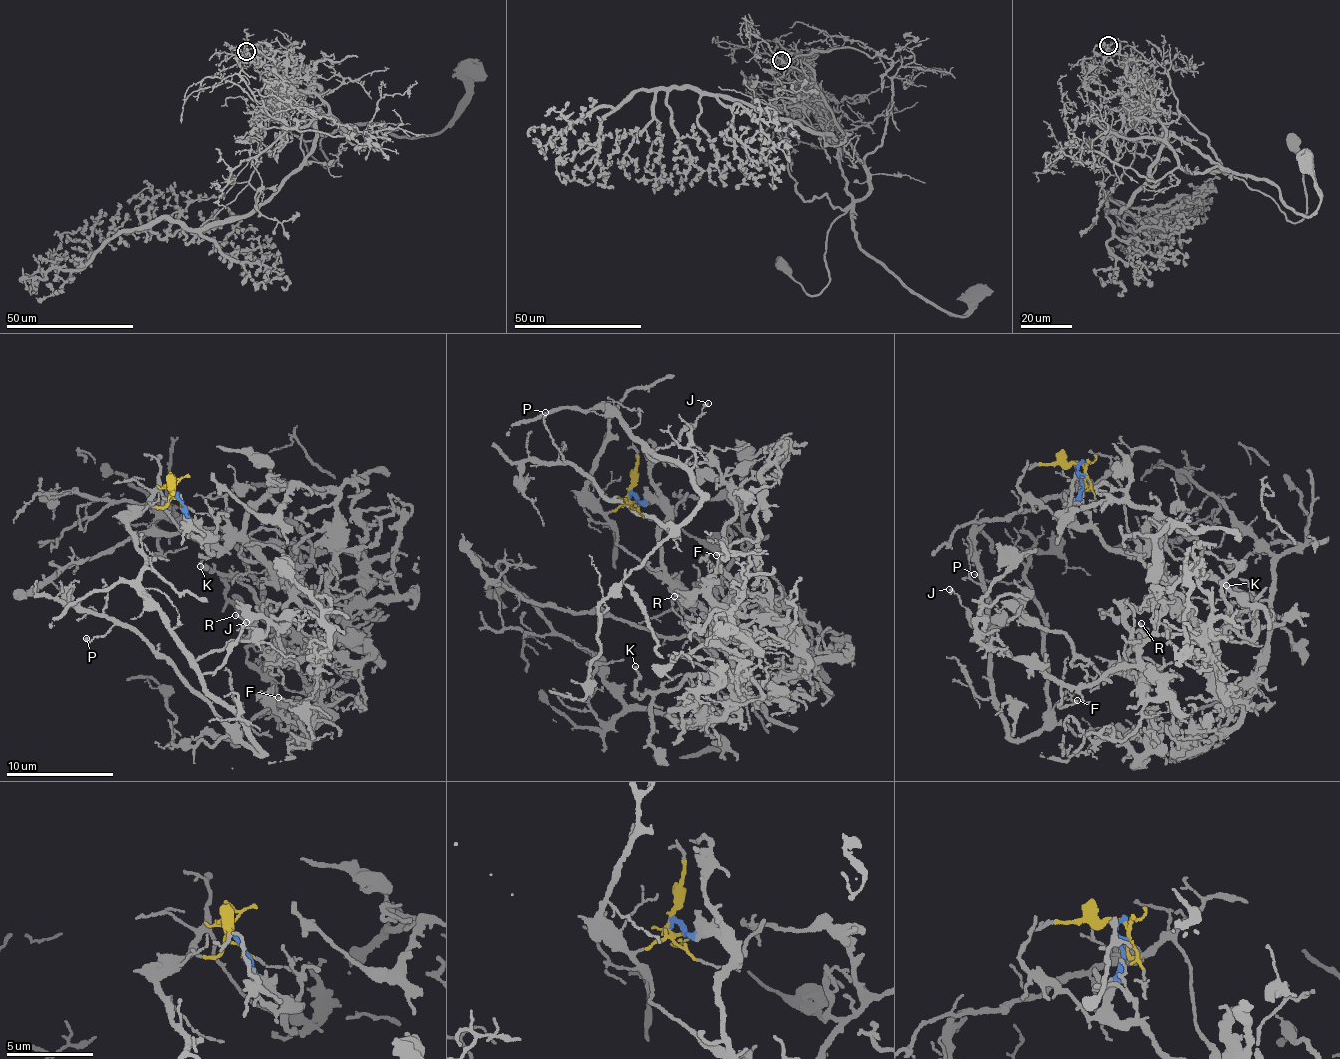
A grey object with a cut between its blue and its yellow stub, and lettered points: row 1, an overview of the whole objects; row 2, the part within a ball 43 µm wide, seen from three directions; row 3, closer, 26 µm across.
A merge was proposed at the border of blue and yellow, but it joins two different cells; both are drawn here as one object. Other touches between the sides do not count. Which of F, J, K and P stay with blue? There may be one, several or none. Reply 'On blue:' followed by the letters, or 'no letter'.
On blue: F, K

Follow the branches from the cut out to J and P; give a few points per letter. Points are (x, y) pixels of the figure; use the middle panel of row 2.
J: (630, 493), (628, 503), (606, 511), (585, 491), (607, 436), (604, 407), (629, 435), (663, 449), (707, 402)
P: (630, 493), (606, 511), (585, 491), (604, 407), (690, 476), (700, 505), (665, 525), (598, 491), (544, 411)

